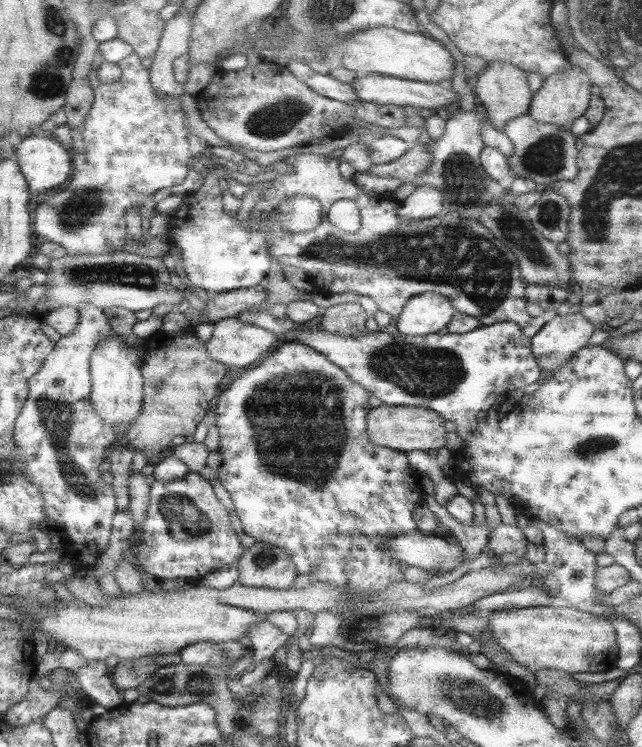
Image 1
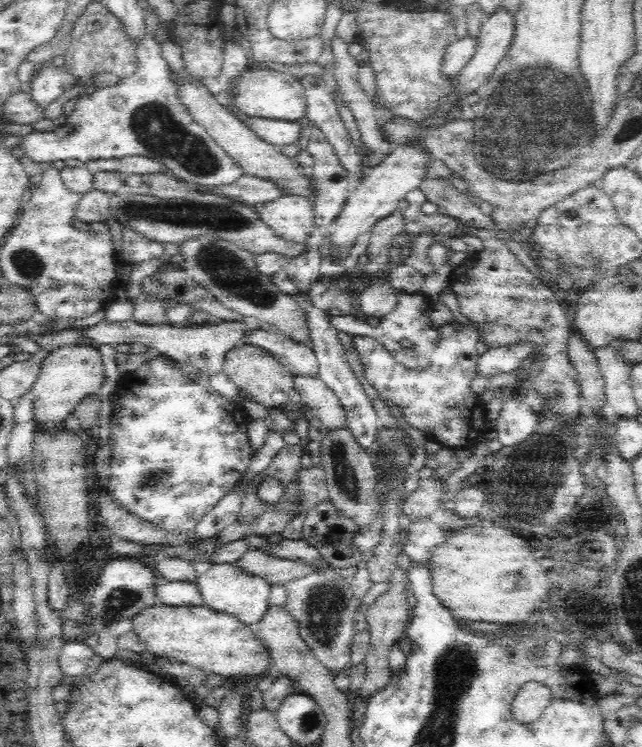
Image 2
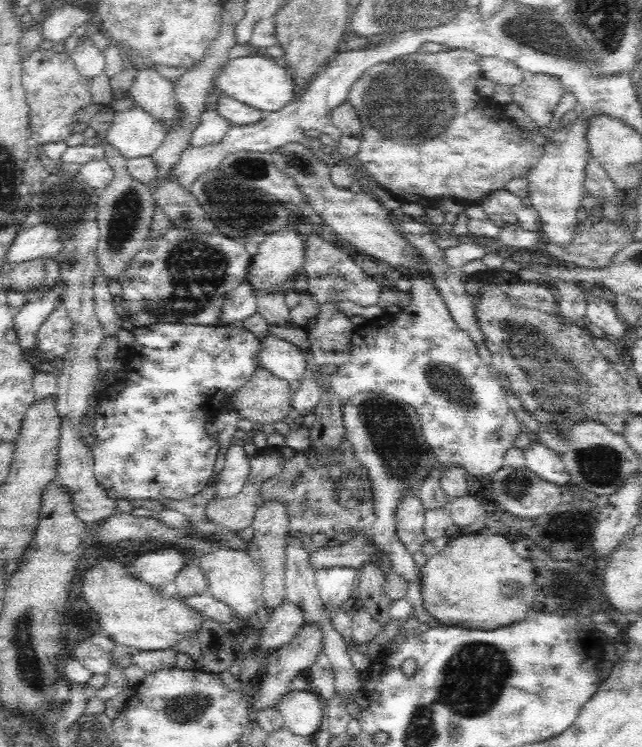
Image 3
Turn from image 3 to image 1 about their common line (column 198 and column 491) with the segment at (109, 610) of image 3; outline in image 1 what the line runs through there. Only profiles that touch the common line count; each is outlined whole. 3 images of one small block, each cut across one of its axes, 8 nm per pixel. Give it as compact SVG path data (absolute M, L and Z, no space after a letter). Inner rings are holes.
M535 606L525 609L496 610L490 613L490 630L495 642L514 660L532 673L542 668L570 675L600 673L616 667L616 633L604 615L579 611L574 607Z

